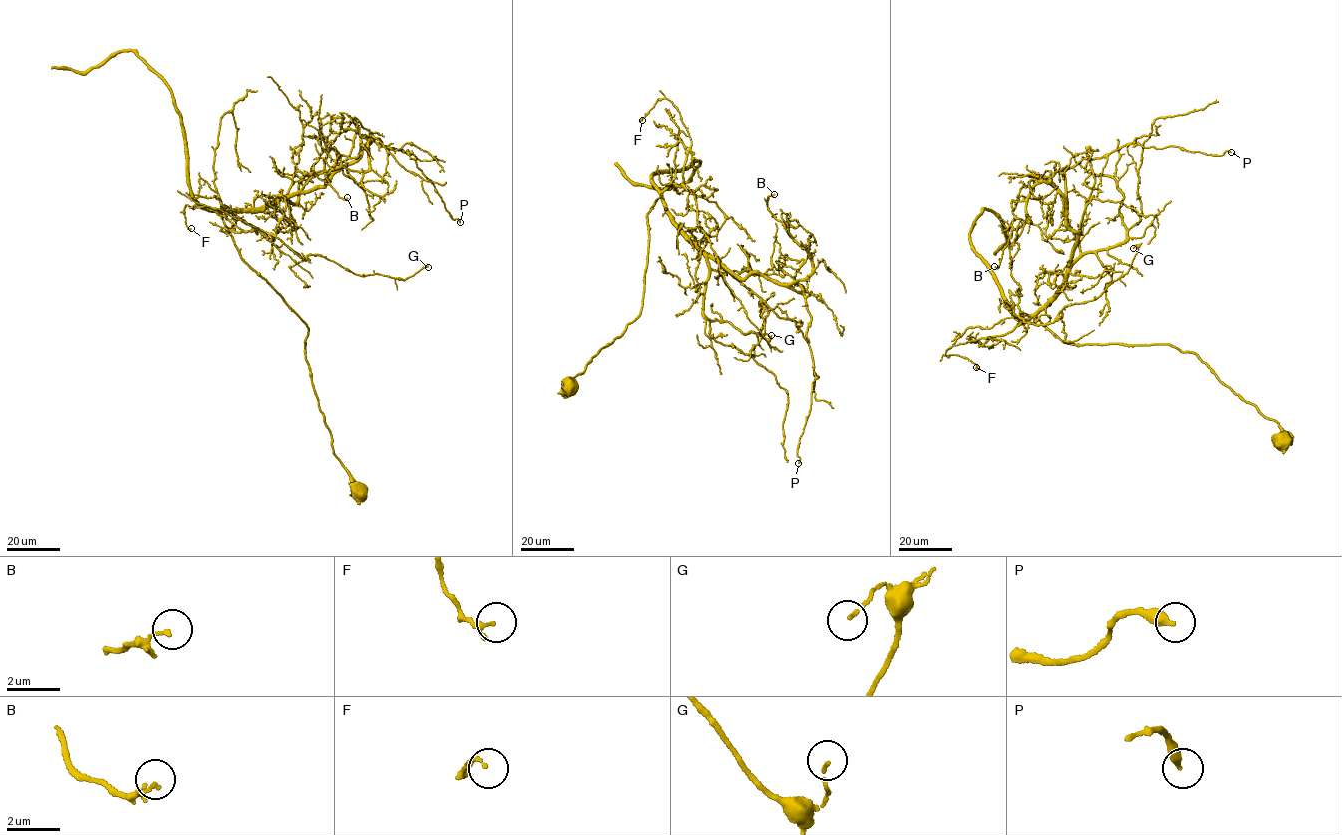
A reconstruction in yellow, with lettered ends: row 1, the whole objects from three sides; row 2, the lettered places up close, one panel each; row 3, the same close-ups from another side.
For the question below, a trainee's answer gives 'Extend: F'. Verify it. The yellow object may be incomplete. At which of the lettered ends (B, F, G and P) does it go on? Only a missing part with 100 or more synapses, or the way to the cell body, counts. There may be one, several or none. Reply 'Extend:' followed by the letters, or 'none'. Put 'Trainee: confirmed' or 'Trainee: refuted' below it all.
Extend: none
Trainee: refuted

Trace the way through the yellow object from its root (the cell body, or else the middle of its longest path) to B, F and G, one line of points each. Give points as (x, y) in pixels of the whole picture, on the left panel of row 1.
B: (360, 492), (333, 451), (308, 328), (222, 215), (326, 185), (369, 140), (368, 170), (325, 175), (347, 197)
F: (360, 492), (333, 451), (305, 356), (308, 328), (243, 261), (220, 211), (256, 228), (187, 205), (191, 228)
G: (360, 492), (333, 451), (308, 328), (243, 261), (220, 211), (362, 276), (404, 280), (428, 267)

